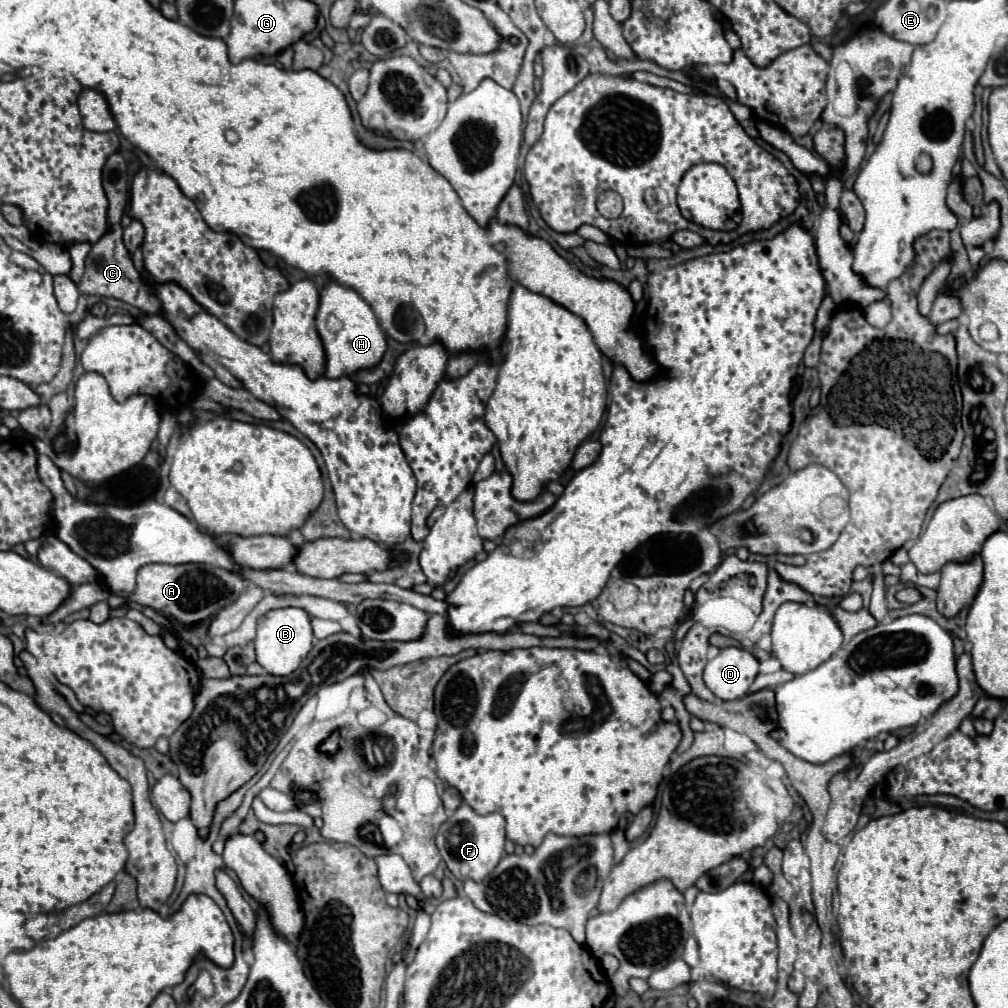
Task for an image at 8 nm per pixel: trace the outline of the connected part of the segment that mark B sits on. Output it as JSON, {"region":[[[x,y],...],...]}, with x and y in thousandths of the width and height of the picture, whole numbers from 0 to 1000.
{"region":[[[281,602],[281,604],[269,604],[255,616],[255,632],[253,632],[253,648],[255,658],[267,668],[267,670],[289,670],[301,652],[309,646],[313,632],[309,624],[309,612],[303,604],[297,602]]]}

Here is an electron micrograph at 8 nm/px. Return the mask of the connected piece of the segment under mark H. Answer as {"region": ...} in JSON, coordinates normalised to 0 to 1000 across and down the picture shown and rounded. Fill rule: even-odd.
{"region":[[[326,281],[320,285],[313,322],[314,322],[316,334],[320,338],[320,344],[322,344],[322,372],[328,376],[348,372],[356,366],[372,364],[384,346],[382,330],[376,324],[370,307],[350,287],[344,287],[336,281]],[[328,314],[332,314],[338,320],[338,324],[332,328],[324,326]]]}

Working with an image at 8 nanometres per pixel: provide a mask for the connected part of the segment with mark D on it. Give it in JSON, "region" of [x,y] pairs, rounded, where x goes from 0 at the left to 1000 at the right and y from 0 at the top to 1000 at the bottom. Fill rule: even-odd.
{"region":[[[733,642],[715,644],[699,662],[699,680],[717,695],[741,689],[747,674],[753,668],[753,656],[747,648]]]}

